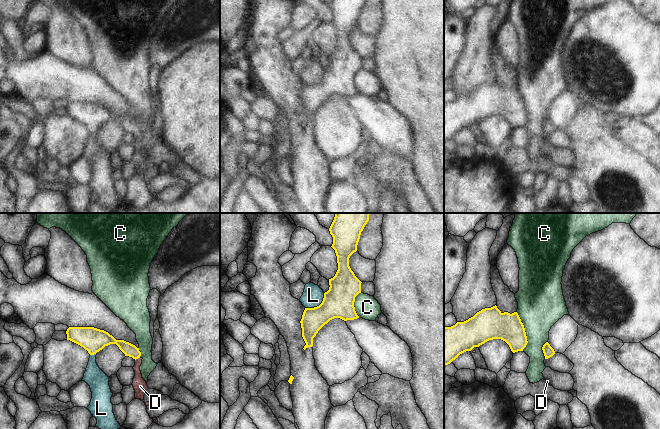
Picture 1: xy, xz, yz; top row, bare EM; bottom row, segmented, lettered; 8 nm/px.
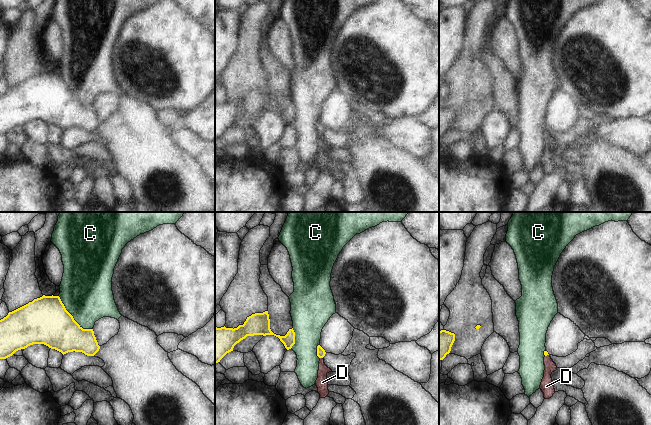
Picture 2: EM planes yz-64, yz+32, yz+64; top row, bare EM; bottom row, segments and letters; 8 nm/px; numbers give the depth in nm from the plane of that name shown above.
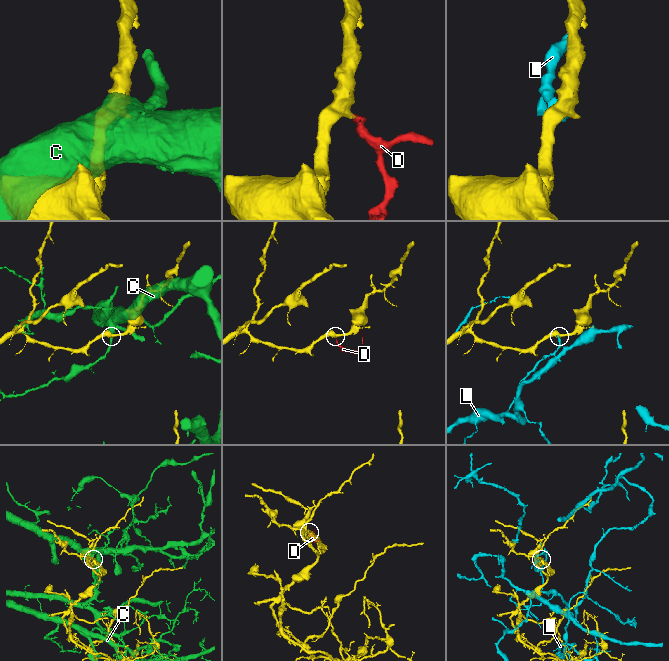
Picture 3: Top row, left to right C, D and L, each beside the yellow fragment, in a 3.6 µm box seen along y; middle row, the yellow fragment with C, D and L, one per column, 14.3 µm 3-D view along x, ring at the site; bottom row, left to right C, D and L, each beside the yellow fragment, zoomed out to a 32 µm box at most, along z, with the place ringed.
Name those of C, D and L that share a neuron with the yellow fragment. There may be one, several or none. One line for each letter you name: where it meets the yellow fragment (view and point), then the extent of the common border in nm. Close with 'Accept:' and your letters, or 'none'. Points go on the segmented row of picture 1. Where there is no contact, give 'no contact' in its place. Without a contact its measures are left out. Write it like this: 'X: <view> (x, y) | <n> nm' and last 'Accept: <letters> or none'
D: xy (137, 358) | 50 nm
Accept: D

